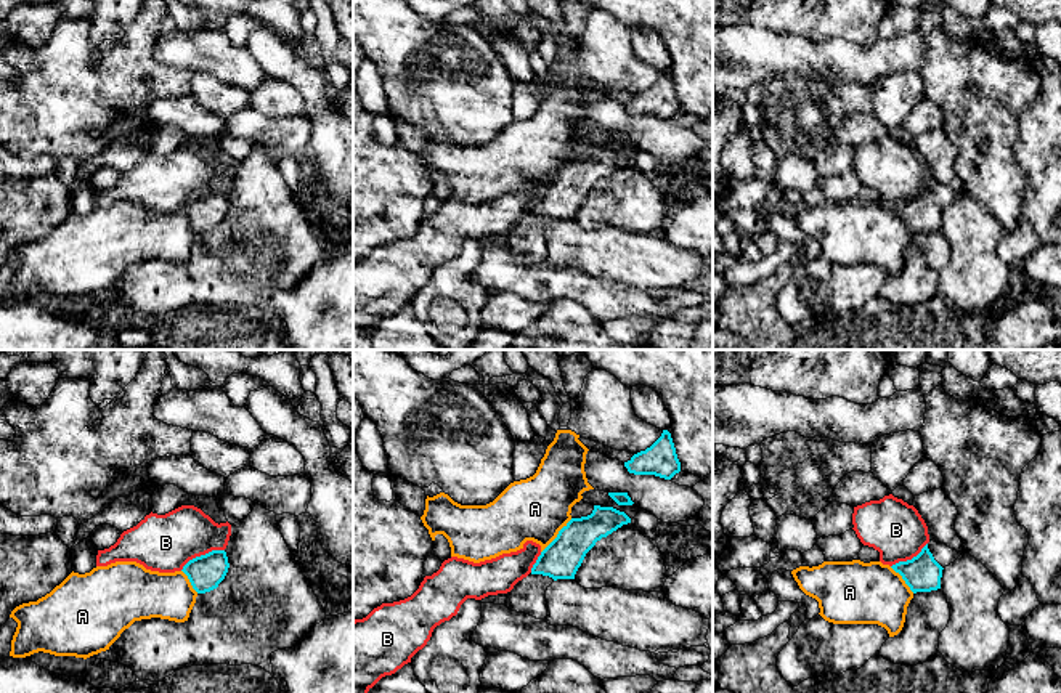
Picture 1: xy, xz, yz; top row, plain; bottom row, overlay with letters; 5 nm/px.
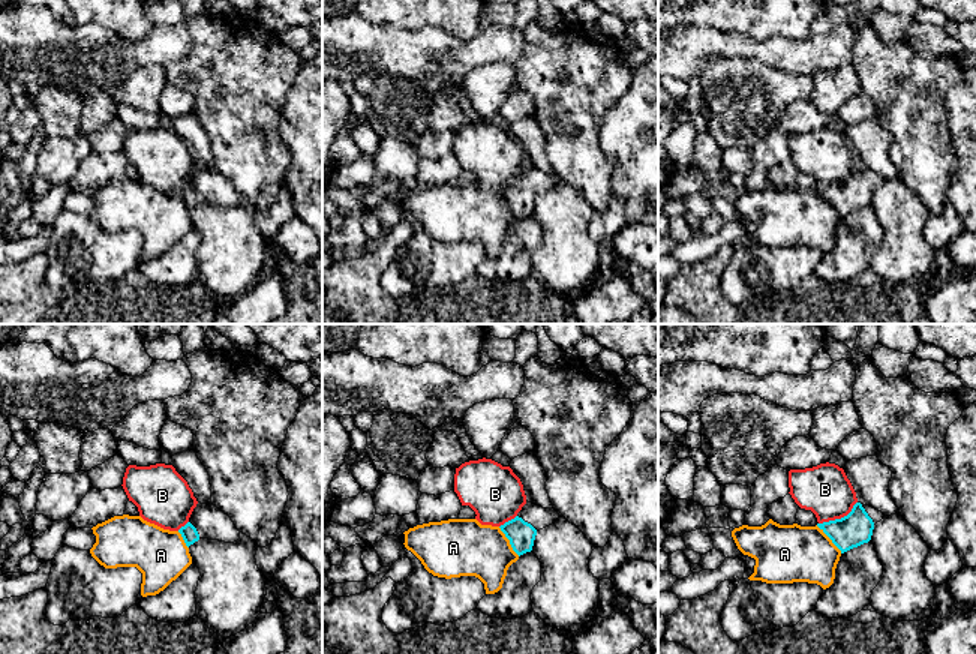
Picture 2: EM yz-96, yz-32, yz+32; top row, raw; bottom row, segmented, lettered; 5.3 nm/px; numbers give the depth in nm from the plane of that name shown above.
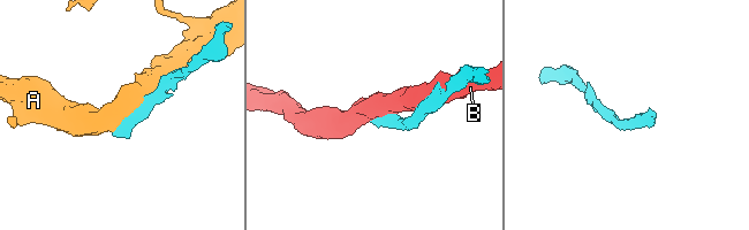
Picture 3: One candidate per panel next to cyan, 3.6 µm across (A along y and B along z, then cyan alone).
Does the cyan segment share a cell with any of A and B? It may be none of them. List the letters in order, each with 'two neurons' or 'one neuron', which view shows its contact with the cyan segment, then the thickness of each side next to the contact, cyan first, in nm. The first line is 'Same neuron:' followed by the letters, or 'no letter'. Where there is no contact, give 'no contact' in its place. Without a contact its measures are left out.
Same neuron: no letter
A: two neurons | xz | 190/320 nm
B: two neurons | xy | 170/280 nm

